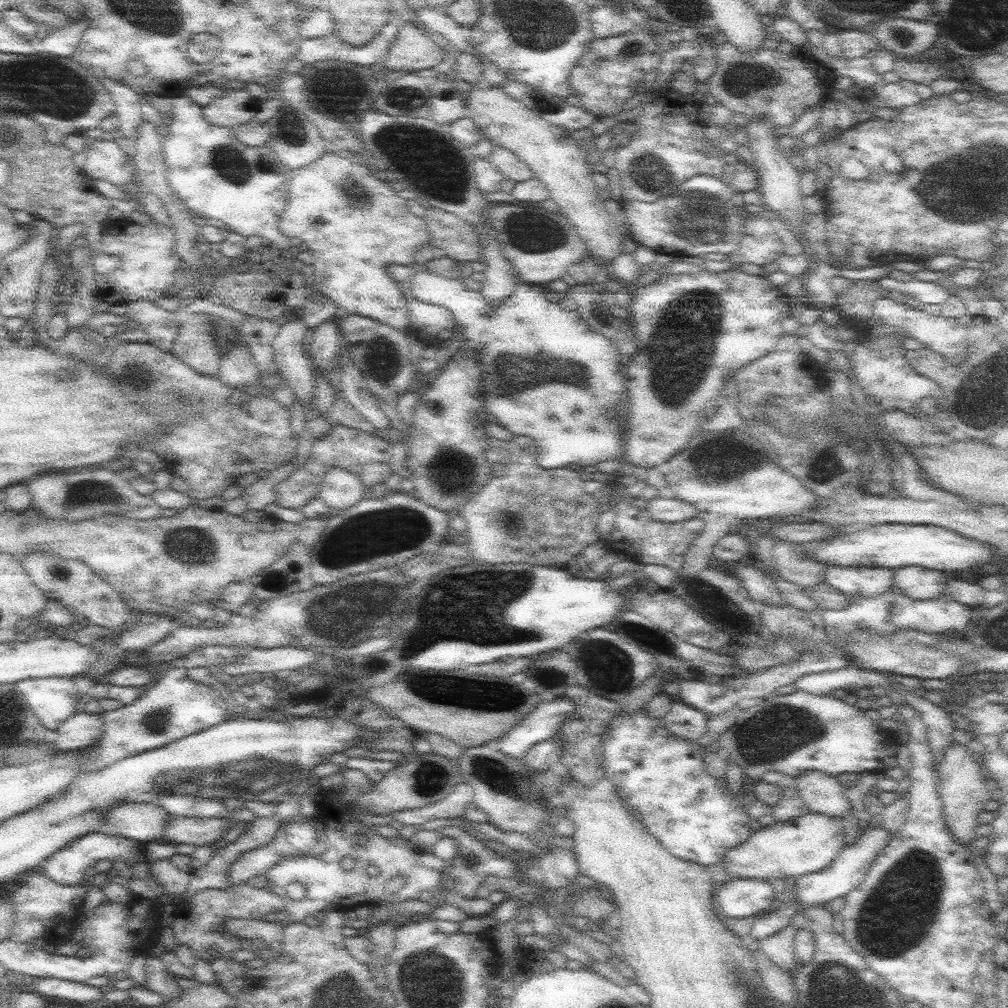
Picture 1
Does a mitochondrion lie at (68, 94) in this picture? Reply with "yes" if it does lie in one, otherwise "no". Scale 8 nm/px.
yes

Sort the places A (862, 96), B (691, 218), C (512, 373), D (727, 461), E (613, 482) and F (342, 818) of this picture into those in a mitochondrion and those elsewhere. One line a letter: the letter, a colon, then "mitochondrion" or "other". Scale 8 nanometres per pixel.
A: other
B: mitochondrion
C: mitochondrion
D: mitochondrion
E: other
F: other

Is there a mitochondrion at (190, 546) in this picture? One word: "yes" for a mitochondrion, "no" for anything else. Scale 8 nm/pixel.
yes

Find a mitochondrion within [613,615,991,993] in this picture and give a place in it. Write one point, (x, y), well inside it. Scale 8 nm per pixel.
(895, 923)

